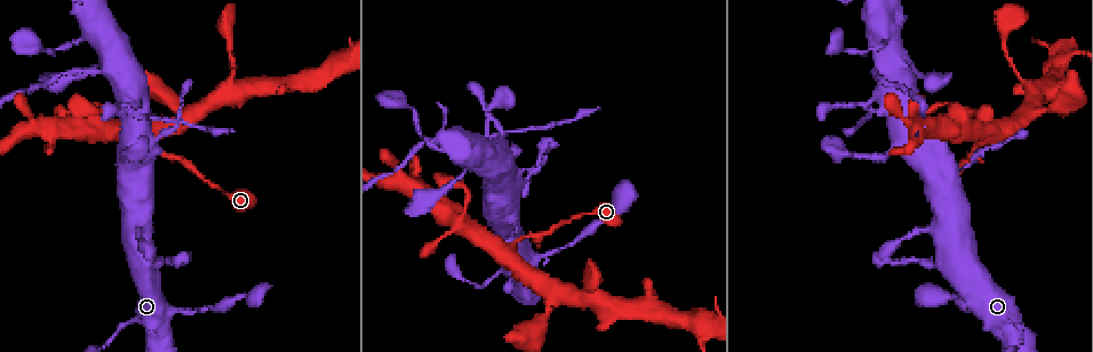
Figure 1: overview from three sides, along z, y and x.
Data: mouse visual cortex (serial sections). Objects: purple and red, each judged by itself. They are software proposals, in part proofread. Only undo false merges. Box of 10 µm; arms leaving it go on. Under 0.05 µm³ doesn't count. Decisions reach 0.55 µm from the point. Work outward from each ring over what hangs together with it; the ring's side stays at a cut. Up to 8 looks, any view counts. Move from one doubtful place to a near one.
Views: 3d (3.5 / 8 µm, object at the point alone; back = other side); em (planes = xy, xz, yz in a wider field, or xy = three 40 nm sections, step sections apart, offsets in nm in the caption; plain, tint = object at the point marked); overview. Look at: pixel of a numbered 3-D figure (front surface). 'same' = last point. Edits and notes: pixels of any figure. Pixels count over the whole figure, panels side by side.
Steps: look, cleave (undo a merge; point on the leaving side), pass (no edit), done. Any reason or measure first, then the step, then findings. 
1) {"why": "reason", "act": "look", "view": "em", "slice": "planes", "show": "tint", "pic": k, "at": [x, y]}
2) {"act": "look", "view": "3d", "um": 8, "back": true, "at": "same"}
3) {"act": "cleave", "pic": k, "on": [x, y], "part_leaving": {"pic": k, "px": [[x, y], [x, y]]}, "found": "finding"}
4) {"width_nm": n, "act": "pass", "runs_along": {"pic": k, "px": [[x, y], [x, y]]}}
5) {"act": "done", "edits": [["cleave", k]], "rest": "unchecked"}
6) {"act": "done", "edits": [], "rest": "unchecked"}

{"why": "sudden change in width", "act": "look", "view": "3d", "um": 8, "pic": 1, "at": [553, 254]}

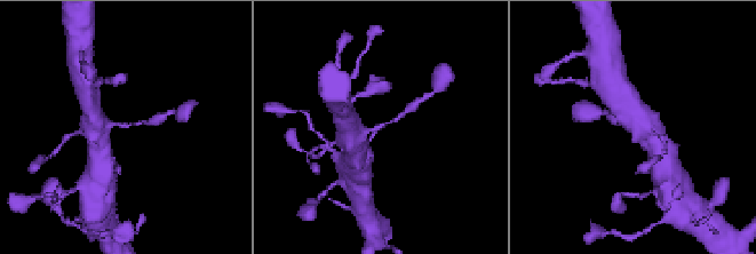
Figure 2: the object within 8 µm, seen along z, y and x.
{"arm_widths_nm": [150, 600], "act": "look", "view": "em", "slice": "xy", "step": 3, "show": "tint", "at": "same"}

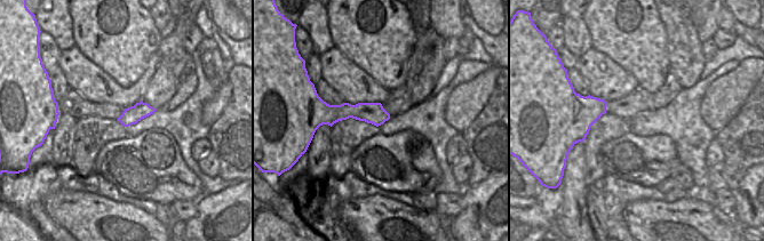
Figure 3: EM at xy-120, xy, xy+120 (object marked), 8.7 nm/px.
{"width_nm": 190, "act": "pass", "runs_along": {"pic": 3, "px": [[321, 113], [372, 112], [386, 117]]}, "found": "continuous, no second cell"}

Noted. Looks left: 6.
{"why": "abrupt turn", "act": "look", "view": "3d", "um": 3.5, "back": true, "pic": 1, "at": [882, 94]}

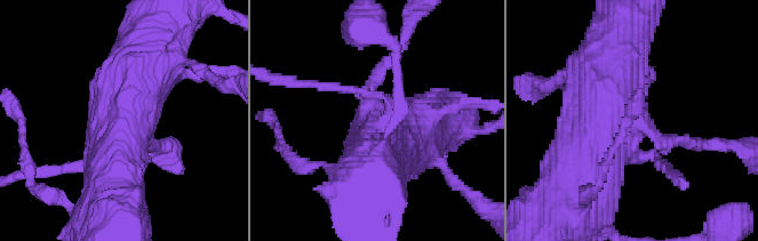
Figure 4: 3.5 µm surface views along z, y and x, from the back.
{"why": "need the tissue", "act": "look", "view": "em", "slice": "xy", "step": 3, "show": "tint", "pic": 4, "at": [373, 124]}

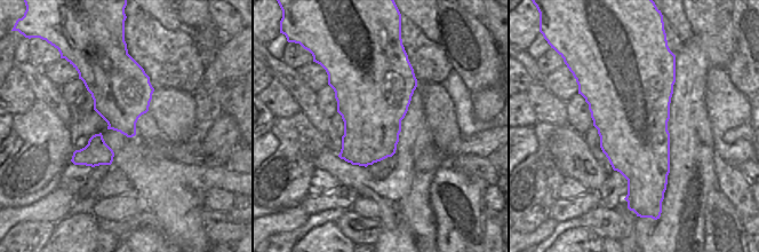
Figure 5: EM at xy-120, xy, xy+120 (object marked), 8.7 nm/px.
{"width_nm": 600, "act": "pass", "runs_along": {"pic": 4, "px": [[564, 205], [596, 152], [616, 67]]}, "found": "one cell here"}

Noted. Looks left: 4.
{"why": "narrows sharply", "act": "look", "view": "3d", "um": 3.5, "pic": 1, "at": [873, 73]}

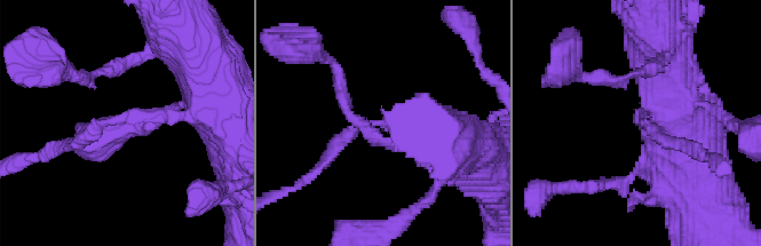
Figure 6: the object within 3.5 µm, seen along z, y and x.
{"why": "shape alone is not enough", "act": "look", "view": "em", "slice": "xy", "step": 3, "show": "tint", "pic": 6, "at": [373, 124]}

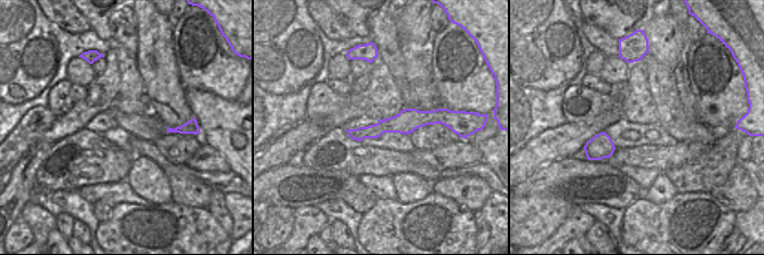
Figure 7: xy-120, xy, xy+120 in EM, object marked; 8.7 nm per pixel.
{"why": "another direction", "act": "look", "view": "em", "slice": "xy", "step": 5, "show": "tint", "at": "same"}

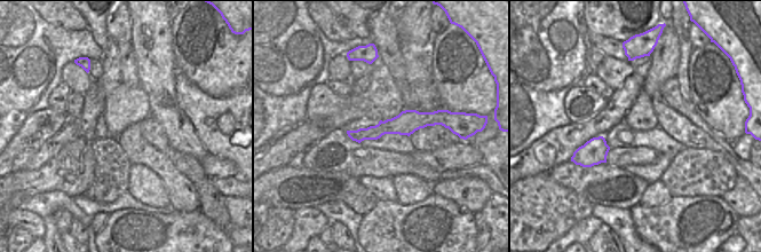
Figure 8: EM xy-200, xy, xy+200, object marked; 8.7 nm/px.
{"width_nm": 220, "act": "pass", "runs_along": {"pic": 8, "px": [[441, 119], [350, 133]]}, "found": "one cell here"}

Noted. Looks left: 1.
{"act": "done", "edits": [], "rest": "unchecked"}

